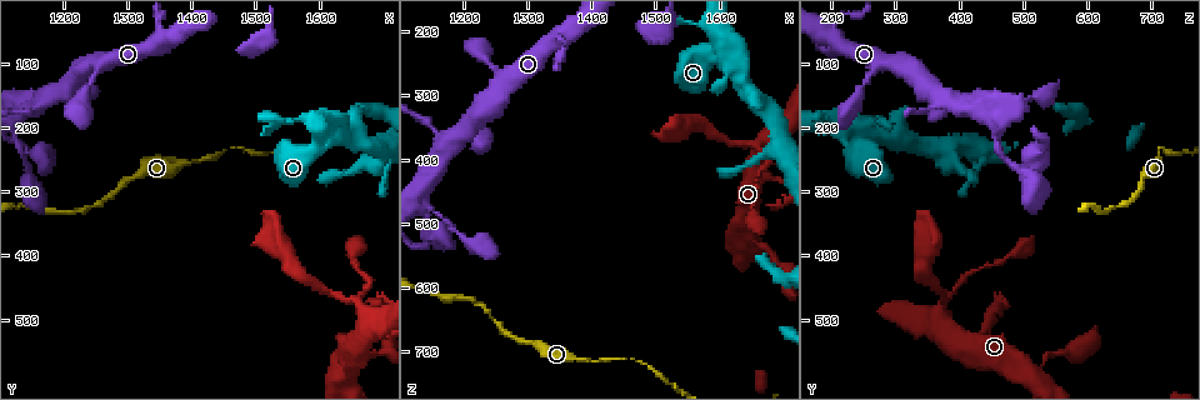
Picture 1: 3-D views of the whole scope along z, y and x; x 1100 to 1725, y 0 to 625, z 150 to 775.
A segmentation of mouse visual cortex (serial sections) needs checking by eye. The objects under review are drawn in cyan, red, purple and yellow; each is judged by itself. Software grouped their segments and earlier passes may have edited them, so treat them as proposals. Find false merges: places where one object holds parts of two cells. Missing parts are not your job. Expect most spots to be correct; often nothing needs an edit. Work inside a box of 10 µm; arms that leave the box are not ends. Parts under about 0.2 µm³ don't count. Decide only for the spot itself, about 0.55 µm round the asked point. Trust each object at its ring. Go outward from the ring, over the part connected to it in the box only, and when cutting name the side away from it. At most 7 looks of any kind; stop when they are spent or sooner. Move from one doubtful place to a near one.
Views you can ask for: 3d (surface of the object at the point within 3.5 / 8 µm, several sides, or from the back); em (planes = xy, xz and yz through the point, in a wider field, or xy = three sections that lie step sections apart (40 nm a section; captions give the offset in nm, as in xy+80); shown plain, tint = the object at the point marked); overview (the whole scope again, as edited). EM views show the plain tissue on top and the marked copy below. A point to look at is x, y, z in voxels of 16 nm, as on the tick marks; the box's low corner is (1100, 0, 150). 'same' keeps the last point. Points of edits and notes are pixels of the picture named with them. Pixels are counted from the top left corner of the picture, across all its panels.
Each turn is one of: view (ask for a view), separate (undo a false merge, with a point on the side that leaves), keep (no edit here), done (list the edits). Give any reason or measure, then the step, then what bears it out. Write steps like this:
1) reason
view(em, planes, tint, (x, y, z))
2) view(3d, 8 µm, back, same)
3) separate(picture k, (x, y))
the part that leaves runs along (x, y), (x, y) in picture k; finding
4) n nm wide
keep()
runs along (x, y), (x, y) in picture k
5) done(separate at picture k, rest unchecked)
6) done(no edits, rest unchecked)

a narrow waist
view(3d, 3.5 µm, (1610, 455, 375))

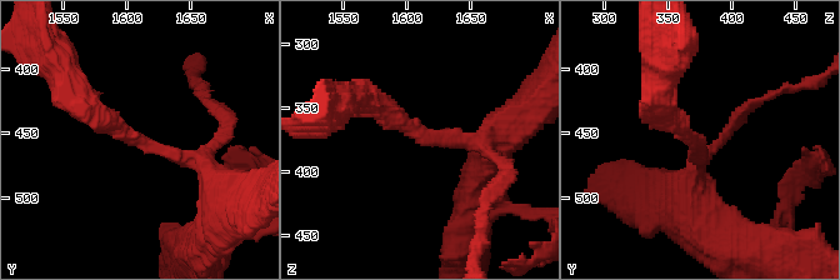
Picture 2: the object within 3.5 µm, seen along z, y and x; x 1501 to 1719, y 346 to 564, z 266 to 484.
shape alone is not enough
view(em, xy, step 1, tint, (1612, 456, 370))

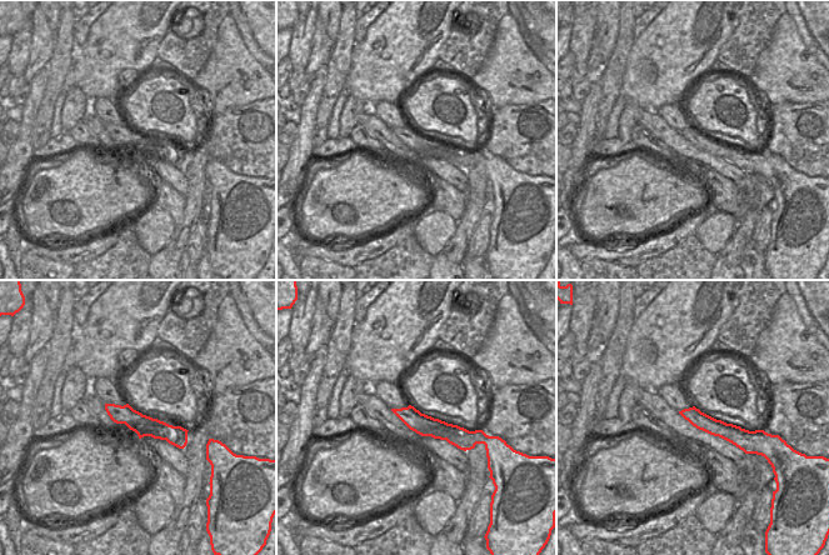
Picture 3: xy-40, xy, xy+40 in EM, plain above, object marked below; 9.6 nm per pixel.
keep()
runs along (108, 406), (143, 425), (184, 440) in picture 3; all the same cell

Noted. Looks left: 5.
calibre changes
view(3d, 3.5 µm, (1605, 205, 220))

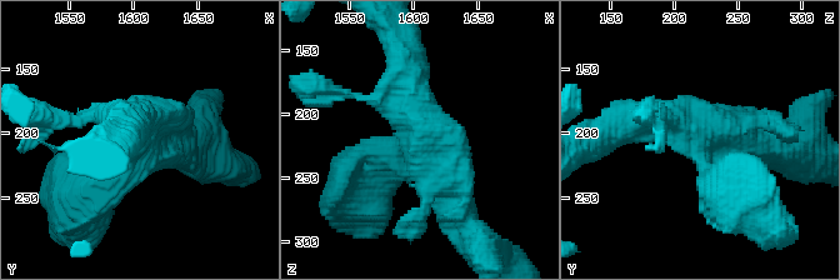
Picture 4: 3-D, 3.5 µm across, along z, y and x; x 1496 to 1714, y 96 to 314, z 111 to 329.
view(em, xy, step 1, tint, (1600, 206, 218))

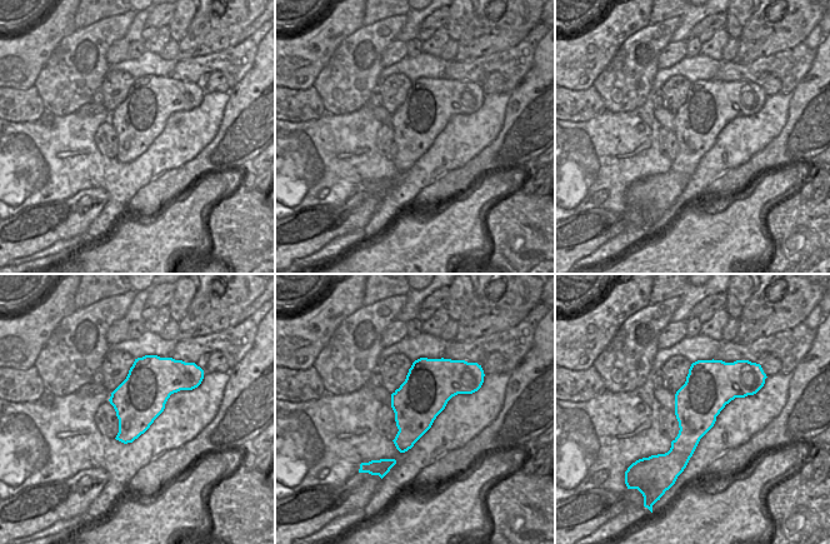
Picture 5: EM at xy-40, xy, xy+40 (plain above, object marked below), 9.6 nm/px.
view(em, xy, step 3, tint, same)

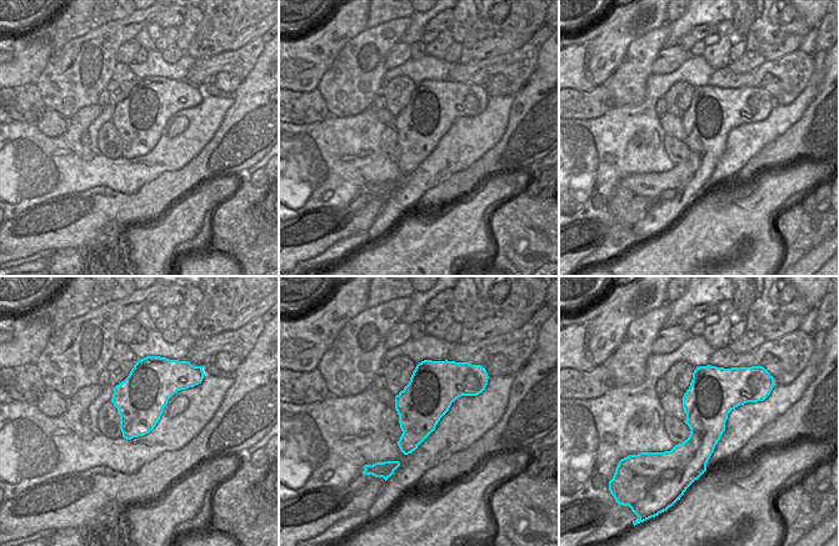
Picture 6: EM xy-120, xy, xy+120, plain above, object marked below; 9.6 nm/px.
keep()
one cell here

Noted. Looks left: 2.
sudden change in width
view(3d, 8 µm, (1410, 255, 710))

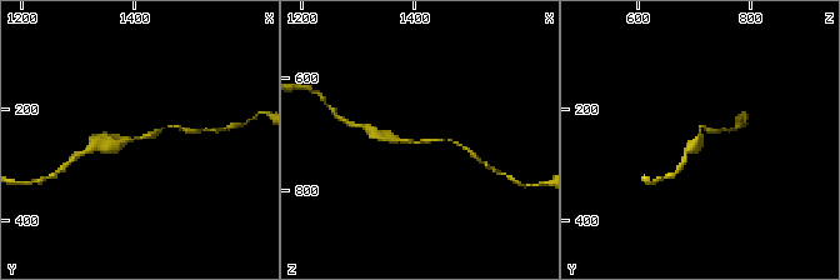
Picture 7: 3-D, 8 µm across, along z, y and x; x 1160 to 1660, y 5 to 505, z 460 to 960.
view(em, xy, step 2, tint, same)

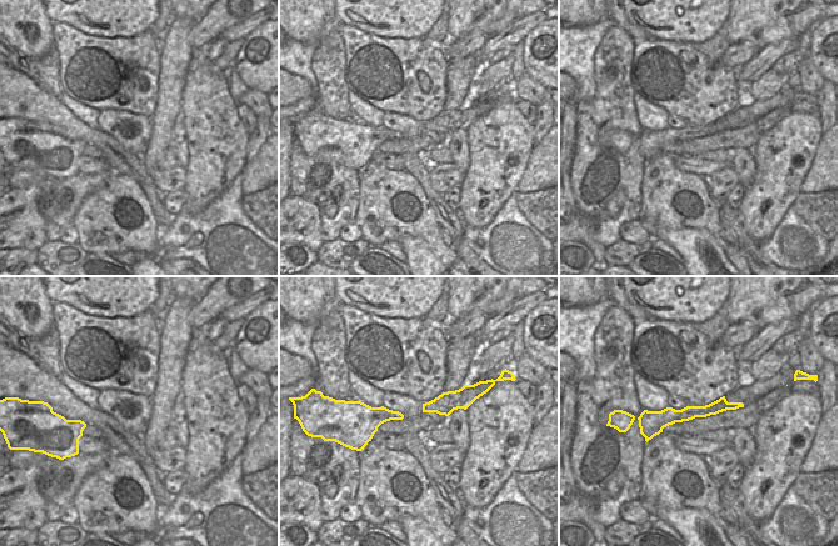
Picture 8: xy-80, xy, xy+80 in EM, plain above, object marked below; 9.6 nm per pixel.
180 nm wide
keep()
runs along (735, 405), (645, 420) in picture 8; continuous, no second cell

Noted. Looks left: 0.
done(no edits, rest unchecked)

